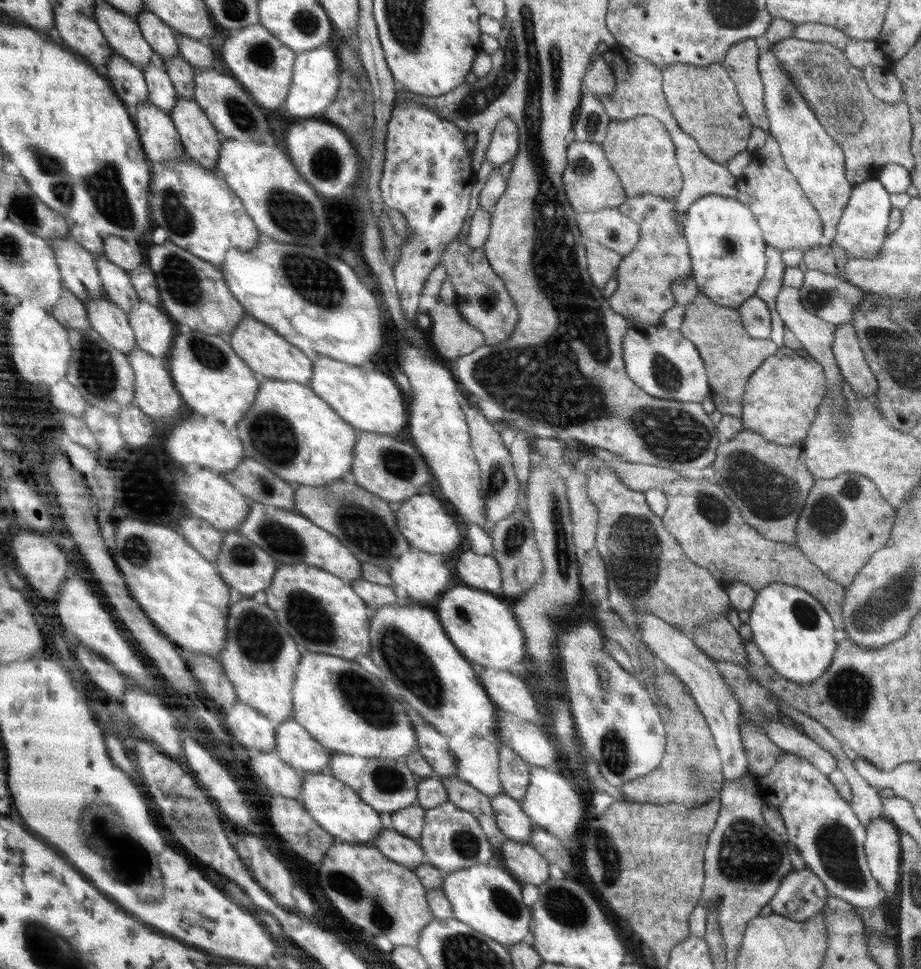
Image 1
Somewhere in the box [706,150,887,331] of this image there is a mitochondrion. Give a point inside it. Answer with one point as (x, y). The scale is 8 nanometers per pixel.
(819, 298)

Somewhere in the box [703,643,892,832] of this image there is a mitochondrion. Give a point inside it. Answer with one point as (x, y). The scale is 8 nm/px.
(850, 692)

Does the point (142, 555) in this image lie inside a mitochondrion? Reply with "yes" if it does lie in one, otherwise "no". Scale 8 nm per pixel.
yes

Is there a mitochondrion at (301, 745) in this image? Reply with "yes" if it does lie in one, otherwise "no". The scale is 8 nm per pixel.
no

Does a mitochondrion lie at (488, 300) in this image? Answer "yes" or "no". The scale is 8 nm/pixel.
yes

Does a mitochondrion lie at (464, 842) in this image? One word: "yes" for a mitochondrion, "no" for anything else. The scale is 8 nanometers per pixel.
yes

